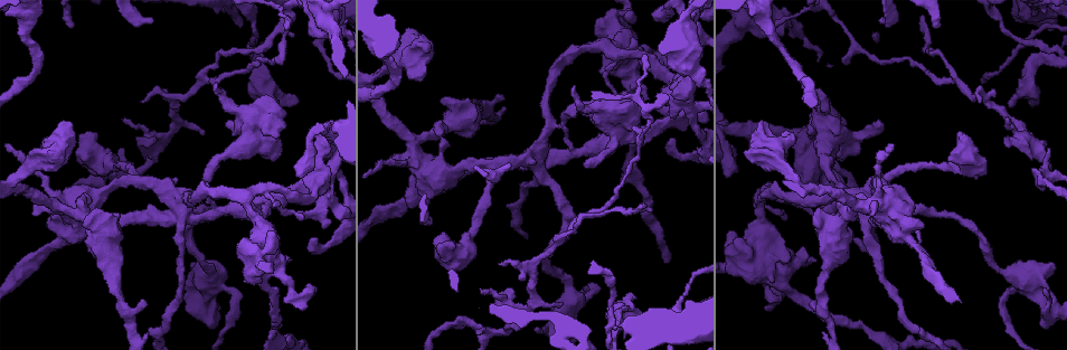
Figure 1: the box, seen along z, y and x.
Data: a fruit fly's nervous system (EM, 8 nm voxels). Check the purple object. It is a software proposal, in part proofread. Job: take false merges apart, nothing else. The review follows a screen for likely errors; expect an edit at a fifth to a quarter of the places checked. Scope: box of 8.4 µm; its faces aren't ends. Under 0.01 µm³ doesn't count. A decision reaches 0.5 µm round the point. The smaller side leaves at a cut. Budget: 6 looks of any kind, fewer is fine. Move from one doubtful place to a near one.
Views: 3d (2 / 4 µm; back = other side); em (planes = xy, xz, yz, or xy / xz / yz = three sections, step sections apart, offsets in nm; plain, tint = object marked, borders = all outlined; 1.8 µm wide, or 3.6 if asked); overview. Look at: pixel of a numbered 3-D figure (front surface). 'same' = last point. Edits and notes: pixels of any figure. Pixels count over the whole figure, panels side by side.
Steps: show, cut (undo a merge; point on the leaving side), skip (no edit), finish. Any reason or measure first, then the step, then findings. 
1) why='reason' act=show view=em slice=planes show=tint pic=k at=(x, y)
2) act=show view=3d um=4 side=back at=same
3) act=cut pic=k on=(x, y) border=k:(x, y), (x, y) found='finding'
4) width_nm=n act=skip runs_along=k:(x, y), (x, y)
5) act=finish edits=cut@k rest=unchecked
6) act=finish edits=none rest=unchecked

why='sudden change in width' act=show view=3d um=4 pic=1 at=(810, 147)

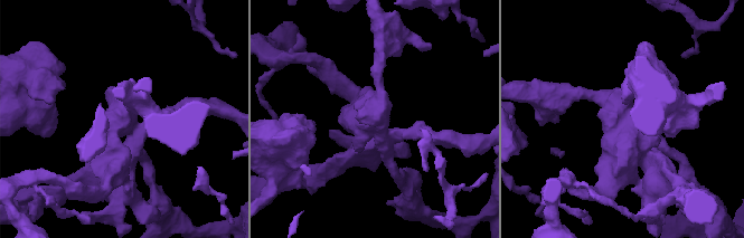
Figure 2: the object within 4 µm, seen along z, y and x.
why='shape alone is not enough' act=show view=em slice=planes show=tint pic=2 at=(625, 112)

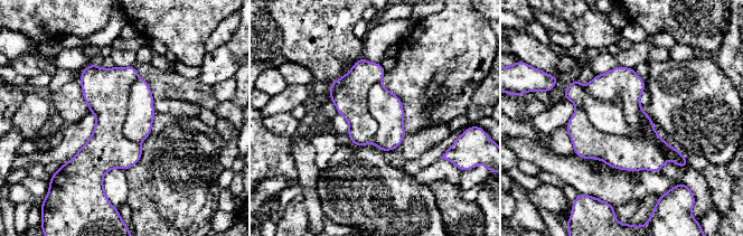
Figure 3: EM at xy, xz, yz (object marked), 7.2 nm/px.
width_nm=400 act=cut pic=3 on=(609, 116) found='a second neuron is stuck on'

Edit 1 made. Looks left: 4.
why='redraw' act=show view=overview

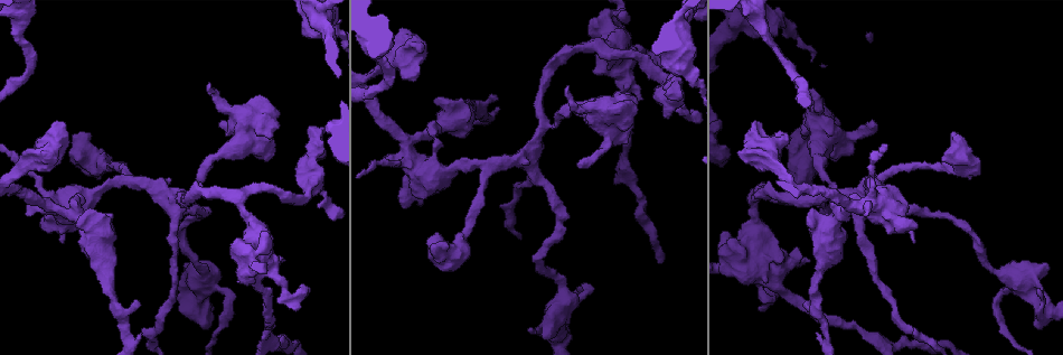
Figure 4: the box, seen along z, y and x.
why='sharp bend' act=show view=em um=3.6 slice=xz step=16 show=tint pic=4 at=(746, 263)

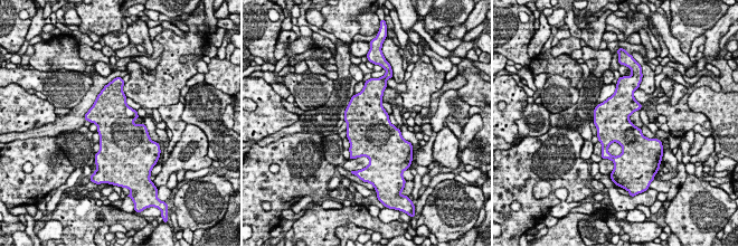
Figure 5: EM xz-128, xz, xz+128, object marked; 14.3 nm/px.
act=show view=em um=3.6 slice=planes show=tint at=same

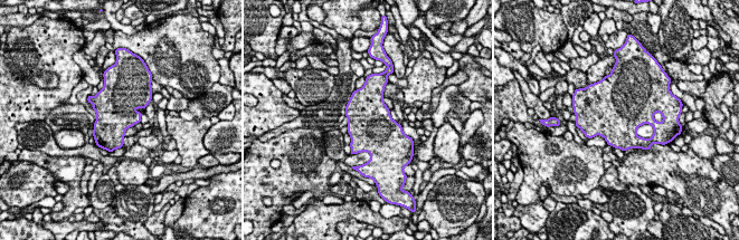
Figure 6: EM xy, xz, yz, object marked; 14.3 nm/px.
act=skip found='one neuron here'

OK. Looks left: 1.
act=finish edits=cut@3 rest=unchecked

